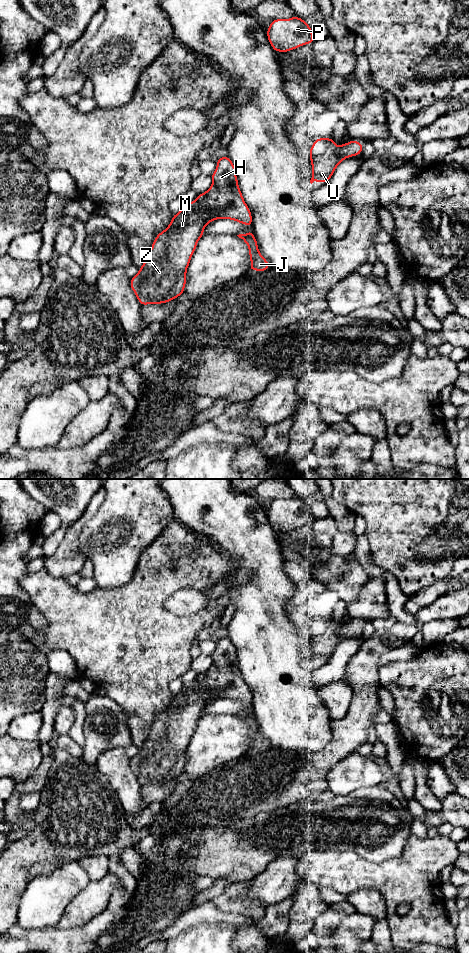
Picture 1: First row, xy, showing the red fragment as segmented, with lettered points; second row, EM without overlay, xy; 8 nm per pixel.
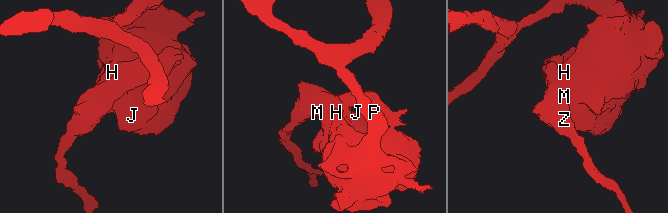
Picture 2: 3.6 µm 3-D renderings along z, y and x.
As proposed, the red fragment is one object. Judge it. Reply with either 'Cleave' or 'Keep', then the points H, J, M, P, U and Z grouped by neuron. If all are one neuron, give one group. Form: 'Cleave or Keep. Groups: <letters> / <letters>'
Cleave. Groups: H J P / M U Z

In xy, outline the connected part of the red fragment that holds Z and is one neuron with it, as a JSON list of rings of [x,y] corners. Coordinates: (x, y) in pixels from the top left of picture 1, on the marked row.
[[[197,200],[184,203],[181,211],[173,215],[169,226],[156,236],[138,274],[130,279],[130,286],[142,306],[166,303],[184,293],[186,271],[198,240],[204,235],[206,225],[216,219],[219,218]]]

